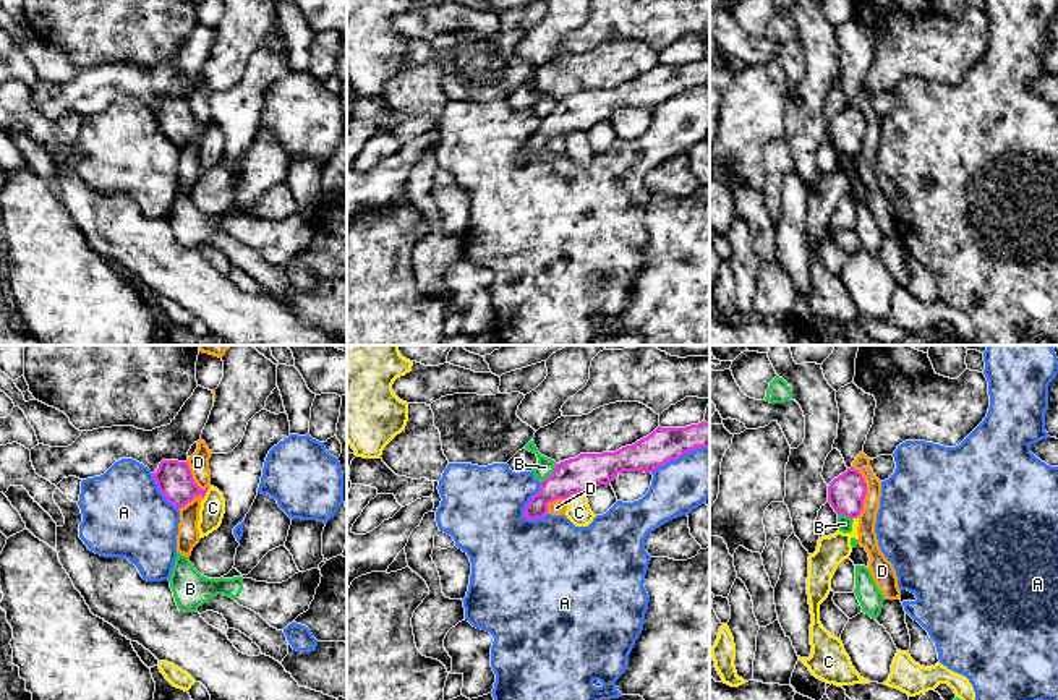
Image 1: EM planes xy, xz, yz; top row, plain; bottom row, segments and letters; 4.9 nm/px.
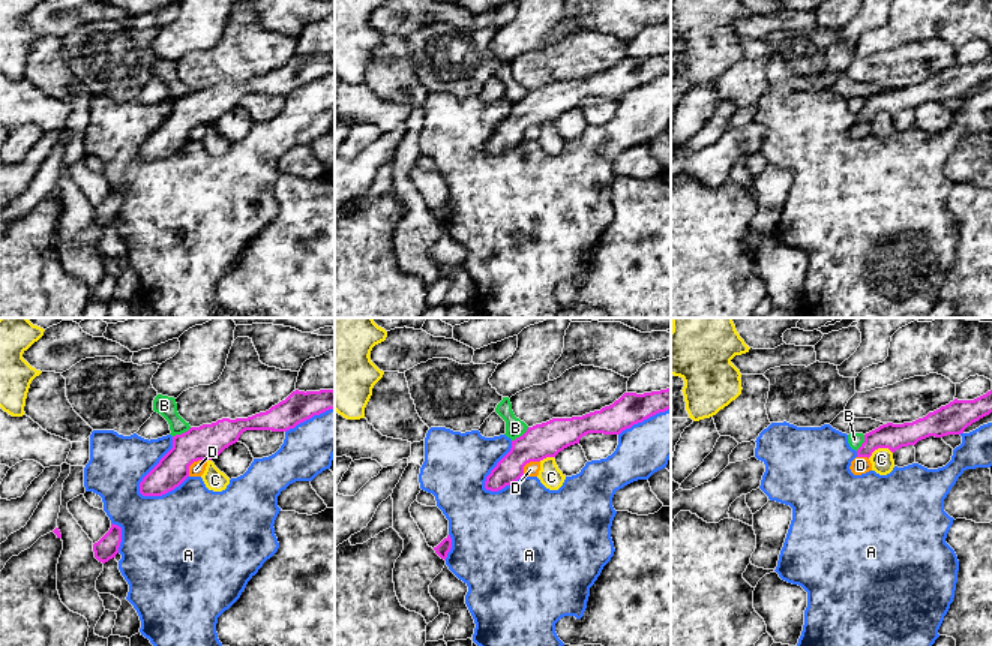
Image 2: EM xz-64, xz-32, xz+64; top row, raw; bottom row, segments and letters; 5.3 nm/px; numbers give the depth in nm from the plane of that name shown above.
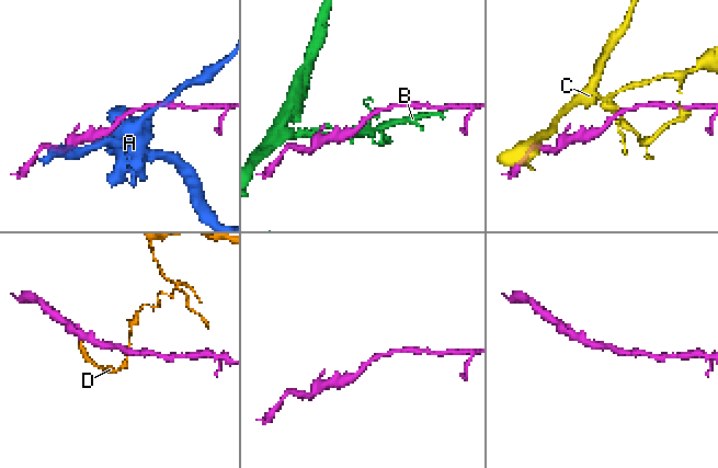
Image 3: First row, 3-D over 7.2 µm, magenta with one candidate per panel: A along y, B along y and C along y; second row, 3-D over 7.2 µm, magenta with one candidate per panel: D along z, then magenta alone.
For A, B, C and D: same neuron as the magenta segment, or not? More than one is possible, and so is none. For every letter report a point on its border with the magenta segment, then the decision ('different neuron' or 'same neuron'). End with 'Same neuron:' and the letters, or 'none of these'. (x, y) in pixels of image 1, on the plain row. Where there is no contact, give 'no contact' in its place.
A: meets magenta in xz at (530, 138); different neuron
B: meets magenta in xz at (551, 112); different neuron
C: meets magenta in xz at (575, 130); different neuron
D: meets magenta in yz at (866, 127); different neuron
Same neuron: none of these

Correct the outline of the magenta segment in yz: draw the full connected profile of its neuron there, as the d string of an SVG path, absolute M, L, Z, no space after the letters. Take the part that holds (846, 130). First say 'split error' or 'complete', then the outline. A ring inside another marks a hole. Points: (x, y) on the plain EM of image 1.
complete; M847 105L834 115L828 123L828 139L836 151L857 156L864 146L867 120L862 110L855 105Z

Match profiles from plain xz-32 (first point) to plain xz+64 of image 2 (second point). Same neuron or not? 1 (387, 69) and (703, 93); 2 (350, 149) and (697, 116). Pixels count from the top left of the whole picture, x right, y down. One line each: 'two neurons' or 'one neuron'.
1: two neurons
2: two neurons

